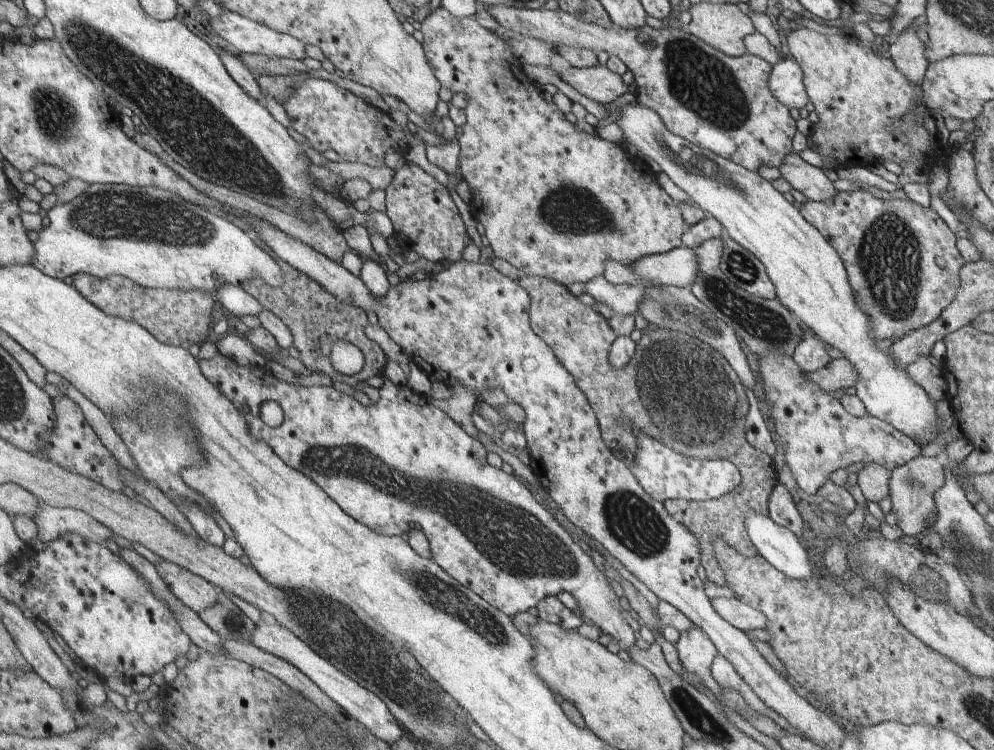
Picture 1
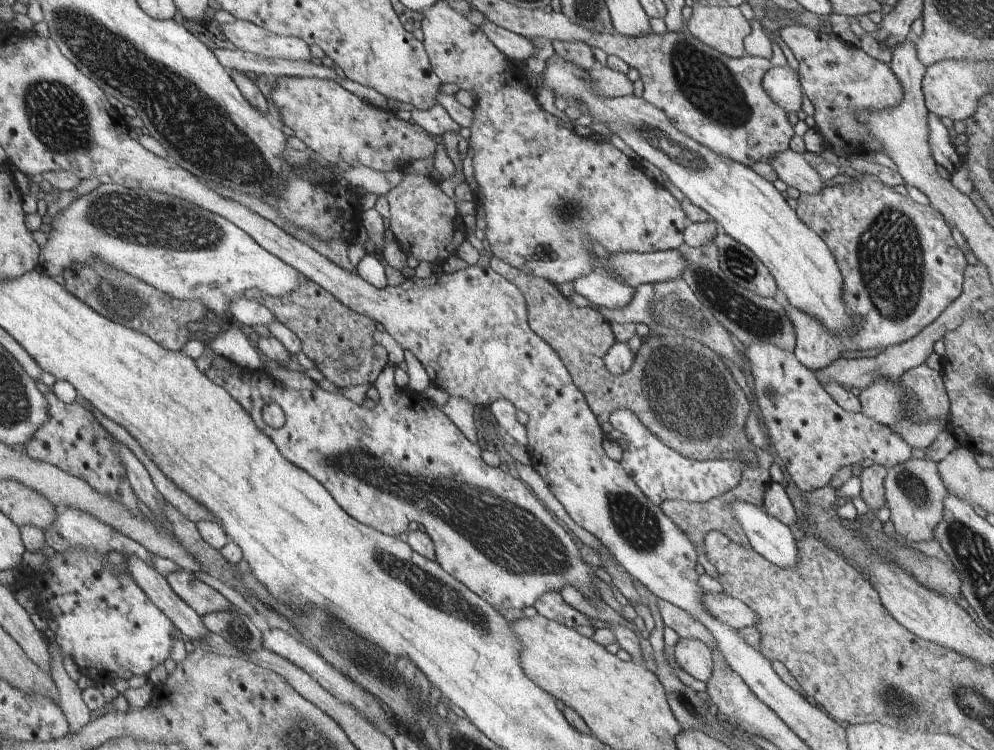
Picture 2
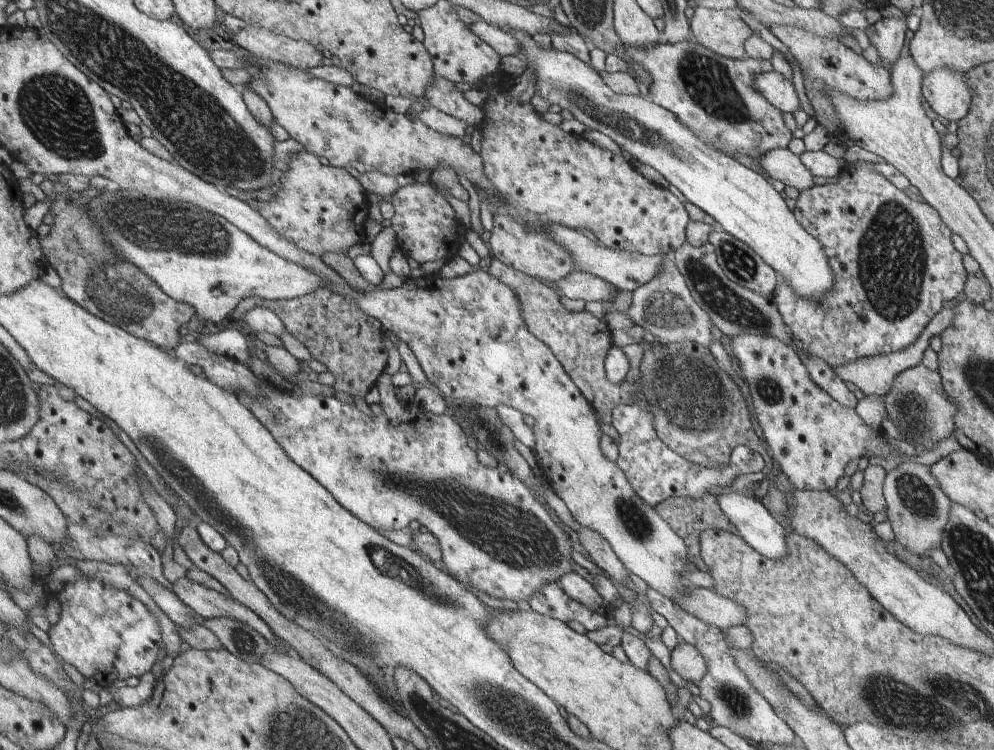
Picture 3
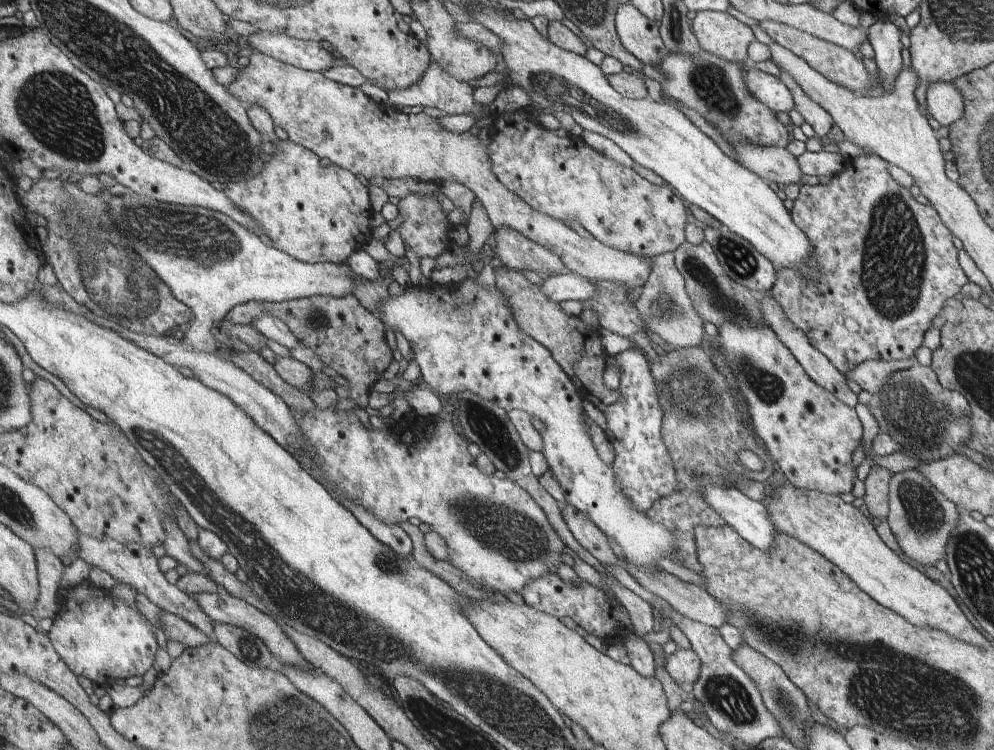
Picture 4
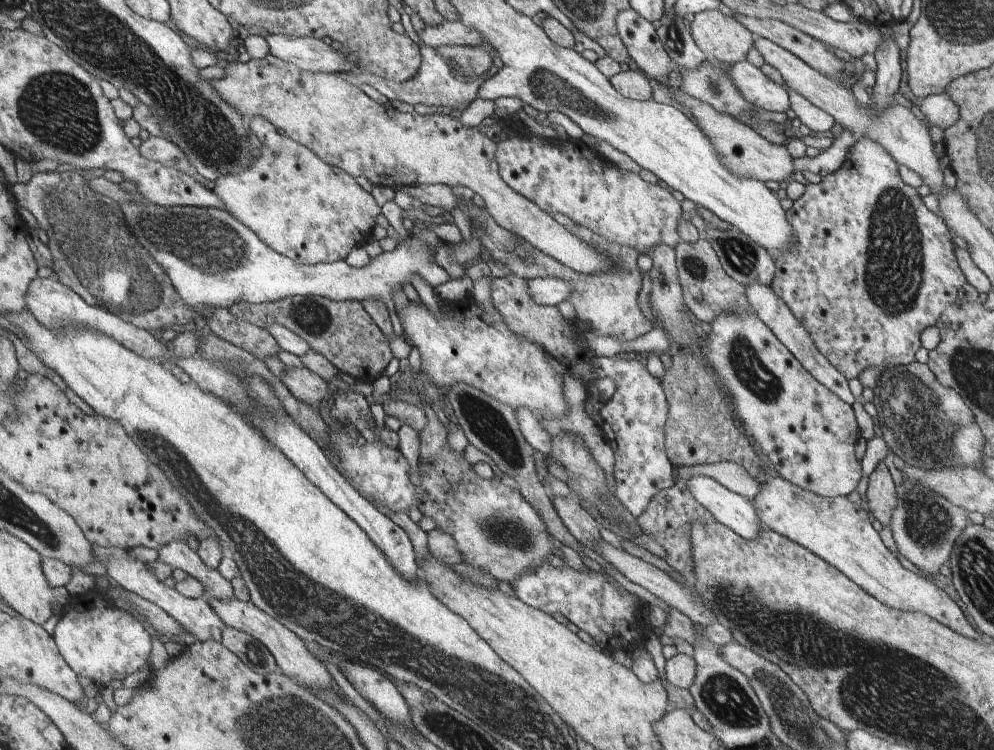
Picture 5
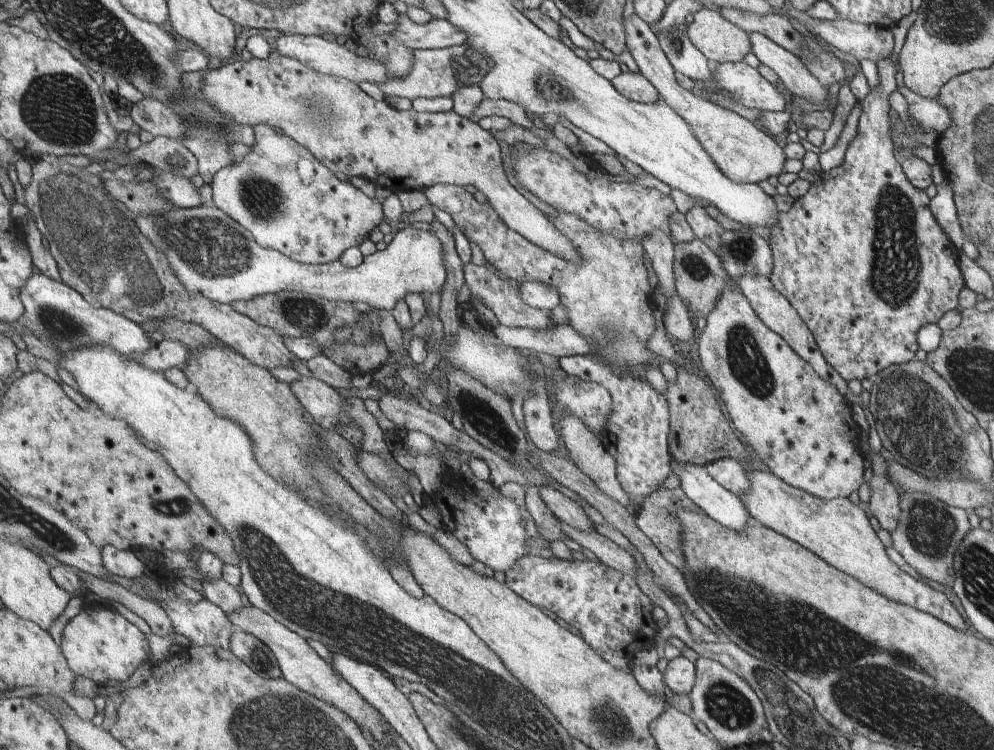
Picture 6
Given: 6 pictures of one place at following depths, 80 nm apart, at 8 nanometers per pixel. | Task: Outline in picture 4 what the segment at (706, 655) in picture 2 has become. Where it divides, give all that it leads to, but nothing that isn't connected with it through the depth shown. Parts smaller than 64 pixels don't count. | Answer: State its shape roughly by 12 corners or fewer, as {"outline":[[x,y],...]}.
{"outline":[[692,650],[667,657],[664,667],[675,683],[692,684],[702,662]]}

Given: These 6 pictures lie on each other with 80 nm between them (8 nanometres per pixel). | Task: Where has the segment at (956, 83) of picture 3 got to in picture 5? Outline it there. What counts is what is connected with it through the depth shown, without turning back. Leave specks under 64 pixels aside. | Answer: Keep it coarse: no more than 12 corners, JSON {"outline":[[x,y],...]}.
{"outline":[[948,92],[909,103],[929,126],[944,131],[960,118]]}

